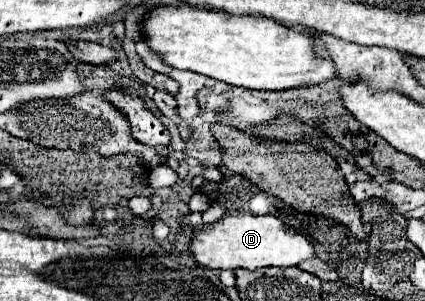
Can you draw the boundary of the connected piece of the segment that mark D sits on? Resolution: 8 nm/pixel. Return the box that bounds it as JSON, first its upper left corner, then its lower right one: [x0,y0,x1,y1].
[190,213,314,269]

